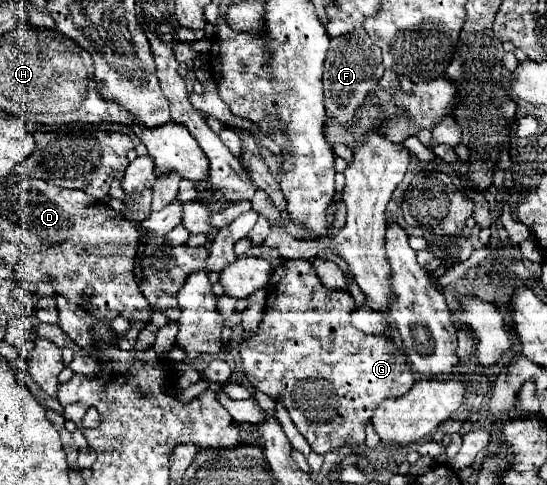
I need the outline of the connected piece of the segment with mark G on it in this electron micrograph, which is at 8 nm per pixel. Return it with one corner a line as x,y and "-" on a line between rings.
284,260
274,268
268,290
268,306
256,332
242,338
240,360
246,378
260,392
276,398
290,412
298,432
308,440
316,454
342,448
362,448
366,442
366,424
372,412
388,398
404,396
416,382
410,364
388,336
364,334
350,326
350,310
356,302
346,290
326,288
310,260

